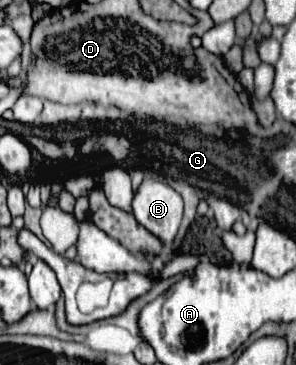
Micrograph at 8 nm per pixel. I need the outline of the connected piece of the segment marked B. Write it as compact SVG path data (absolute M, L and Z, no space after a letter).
M145 178L133 196L133 216L151 234L161 238L165 244L173 242L181 218L183 218L183 198L169 184Z

